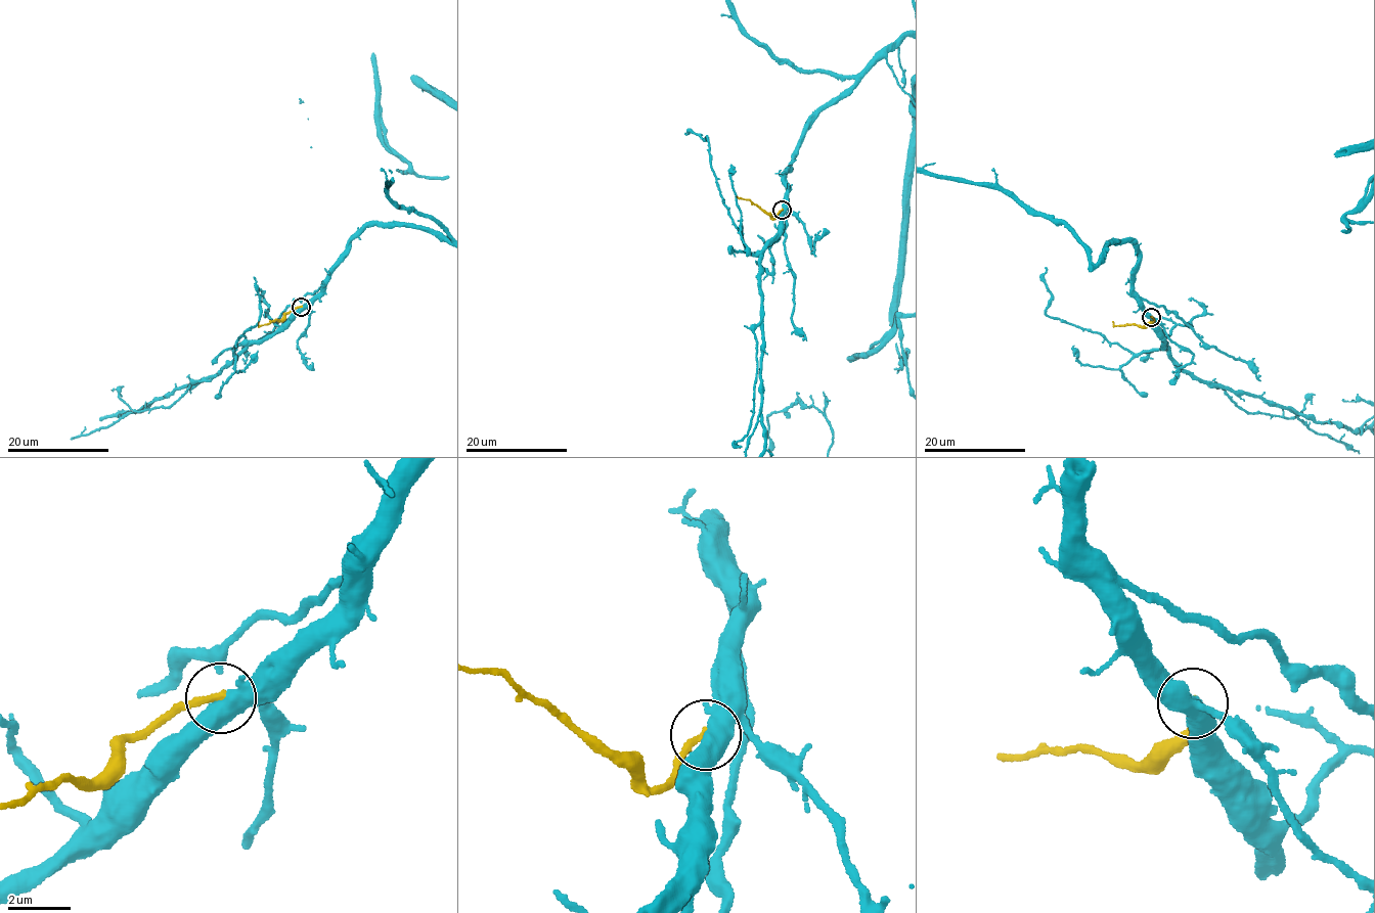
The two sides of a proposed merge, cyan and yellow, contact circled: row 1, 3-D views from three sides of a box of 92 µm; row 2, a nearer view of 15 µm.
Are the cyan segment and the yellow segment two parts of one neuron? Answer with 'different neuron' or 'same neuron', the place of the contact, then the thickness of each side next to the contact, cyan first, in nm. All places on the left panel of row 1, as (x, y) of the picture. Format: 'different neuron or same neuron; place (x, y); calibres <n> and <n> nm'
different neuron; place (301, 307); calibres 550 and 240 nm

